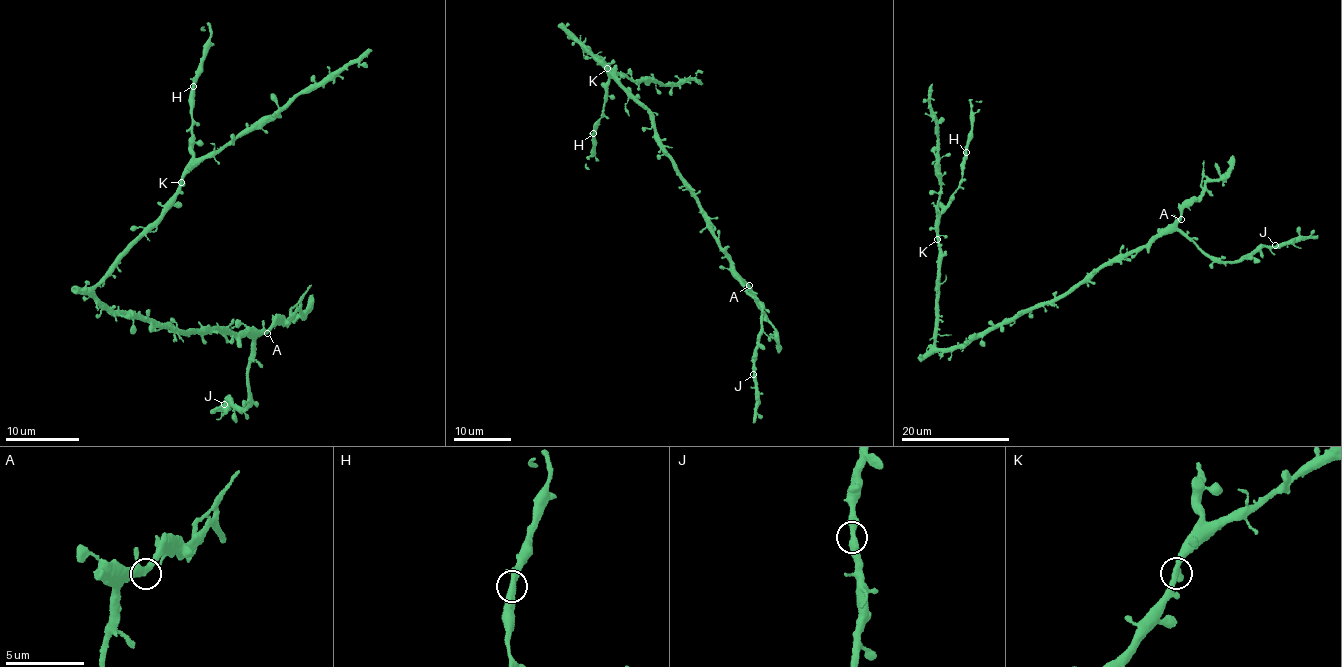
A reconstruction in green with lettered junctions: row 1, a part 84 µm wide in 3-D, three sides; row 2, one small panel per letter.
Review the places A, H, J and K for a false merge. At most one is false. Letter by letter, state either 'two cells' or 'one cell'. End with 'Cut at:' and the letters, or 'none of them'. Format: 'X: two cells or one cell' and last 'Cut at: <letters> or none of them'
A: one cell
H: one cell
J: one cell
K: one cell
Cut at: none of them

